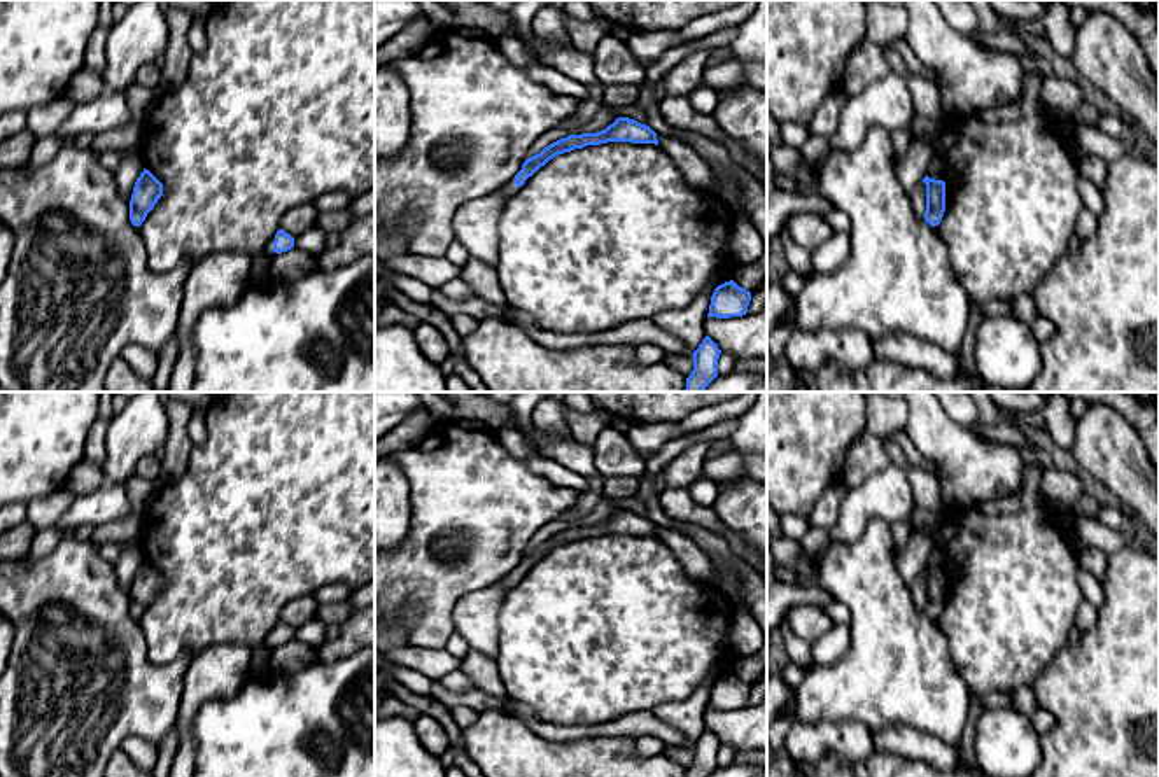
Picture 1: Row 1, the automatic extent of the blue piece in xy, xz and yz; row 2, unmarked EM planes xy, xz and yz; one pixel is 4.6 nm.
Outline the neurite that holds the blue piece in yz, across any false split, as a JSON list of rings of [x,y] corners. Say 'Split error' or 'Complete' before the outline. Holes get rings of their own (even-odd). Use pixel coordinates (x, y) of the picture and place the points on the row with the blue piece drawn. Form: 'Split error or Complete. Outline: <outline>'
Complete. Outline: [[[928,175],[923,182],[926,184],[926,212],[923,217],[935,228],[940,224],[945,212],[945,182],[930,178]]]

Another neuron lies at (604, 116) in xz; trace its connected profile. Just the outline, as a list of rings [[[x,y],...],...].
[[[602,107],[588,124],[580,126],[580,128],[555,128],[550,130],[548,133],[541,135],[527,150],[525,159],[539,154],[544,147],[548,147],[550,144],[565,138],[569,135],[581,135],[581,133],[597,133],[606,130],[609,124],[613,124],[618,119],[618,116],[615,116],[608,107]]]

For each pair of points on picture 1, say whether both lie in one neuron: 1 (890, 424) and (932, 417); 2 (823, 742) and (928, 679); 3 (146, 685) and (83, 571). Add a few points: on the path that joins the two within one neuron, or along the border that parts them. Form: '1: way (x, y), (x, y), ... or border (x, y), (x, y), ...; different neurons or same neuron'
1: border (909, 410), (909, 419), (902, 431); different neurons
2: border (816, 721), (860, 721), (871, 734); different neurons
3: way (130, 657), (126, 644), (83, 599); same neuron

